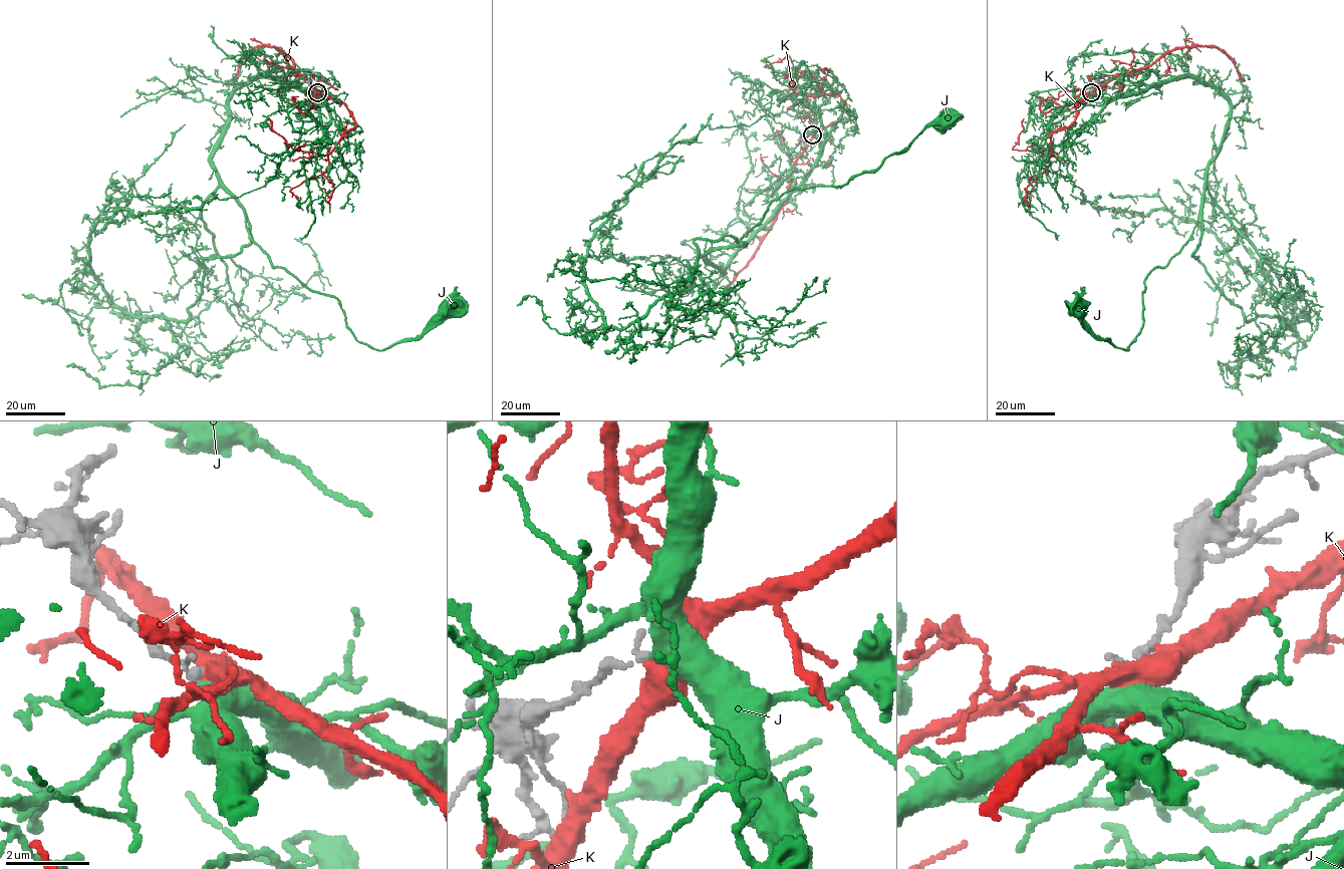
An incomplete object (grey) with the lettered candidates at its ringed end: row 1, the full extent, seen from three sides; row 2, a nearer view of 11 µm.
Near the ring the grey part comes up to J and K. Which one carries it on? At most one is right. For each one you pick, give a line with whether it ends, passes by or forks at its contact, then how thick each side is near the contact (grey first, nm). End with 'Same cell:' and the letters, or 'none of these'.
J: it ends; calibres 180 and 550 nm
Same cell: J

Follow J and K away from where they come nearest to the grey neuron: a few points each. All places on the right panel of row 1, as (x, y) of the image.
J: (1090, 92), (1202, 78), (1228, 100), (1229, 126), (1191, 238), (1144, 280), (1129, 347), (1100, 340), (1079, 310)
K: (1091, 92), (1076, 105), (1076, 117), (1052, 134), (1053, 155), (1041, 149), (1013, 149), (1023, 129), (1024, 118)

